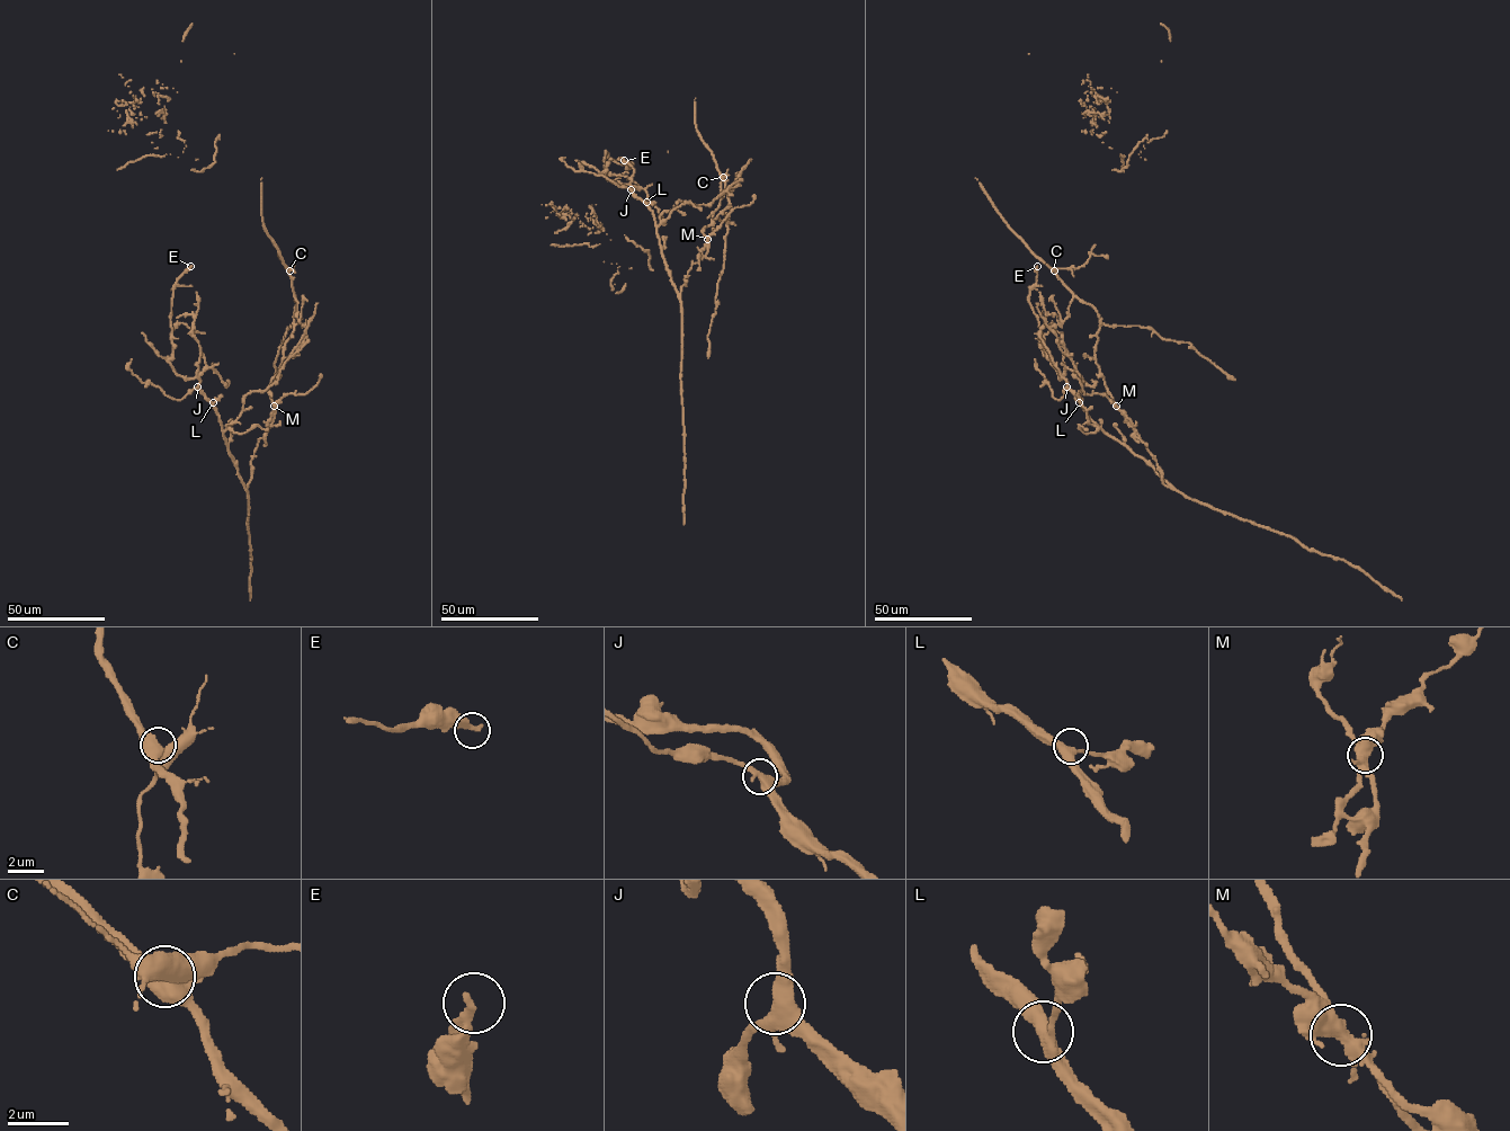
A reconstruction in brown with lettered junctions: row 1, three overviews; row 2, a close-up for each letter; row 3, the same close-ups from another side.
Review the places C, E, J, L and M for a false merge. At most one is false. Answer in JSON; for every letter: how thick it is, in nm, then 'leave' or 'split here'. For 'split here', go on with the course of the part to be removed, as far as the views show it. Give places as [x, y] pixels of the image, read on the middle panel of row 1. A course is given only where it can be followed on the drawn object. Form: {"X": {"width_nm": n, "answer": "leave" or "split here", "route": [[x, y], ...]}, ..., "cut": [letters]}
{"C": {"width_nm": 480, "answer": "leave"}, "E": {"width_nm": 380, "answer": "leave"}, "J": {"width_nm": 420, "answer": "leave"}, "L": {"width_nm": 400, "answer": "leave"}, "M": {"width_nm": 480, "answer": "split here", "route": [[707, 240], [704, 228], [727, 224], [723, 178], [707, 217], [593, 223], [610, 240], [616, 293], [625, 283]]}, "cut": ["M"]}

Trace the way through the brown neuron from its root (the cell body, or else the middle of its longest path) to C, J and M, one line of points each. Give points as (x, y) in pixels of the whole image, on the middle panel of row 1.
C: (645, 203), (658, 225), (660, 215), (676, 208), (680, 201), (711, 204), (740, 172), (727, 196), (723, 177)
J: (645, 203), (631, 189)
M: (645, 203), (654, 216), (660, 252), (679, 297), (684, 279), (691, 265), (699, 260), (707, 240)

